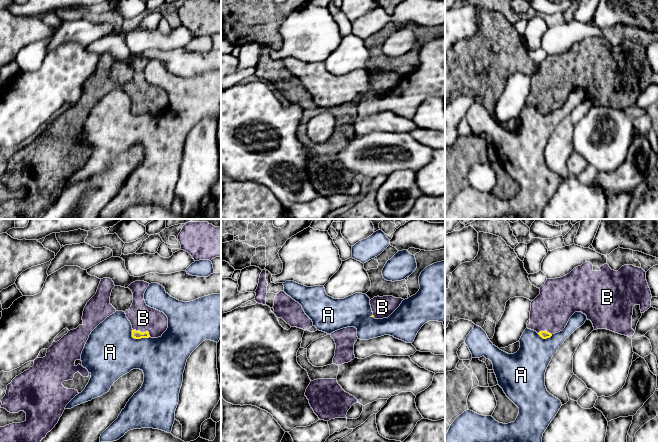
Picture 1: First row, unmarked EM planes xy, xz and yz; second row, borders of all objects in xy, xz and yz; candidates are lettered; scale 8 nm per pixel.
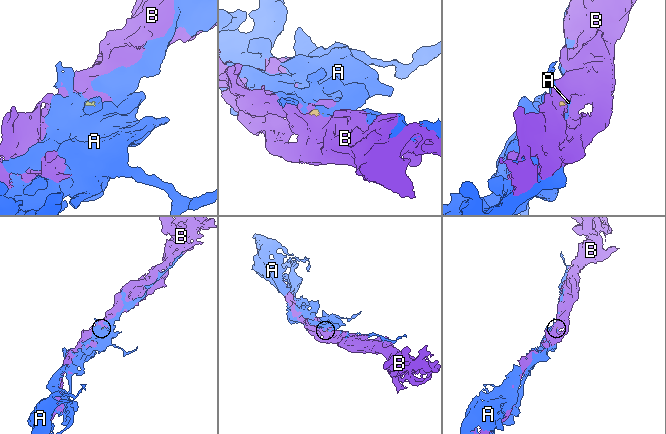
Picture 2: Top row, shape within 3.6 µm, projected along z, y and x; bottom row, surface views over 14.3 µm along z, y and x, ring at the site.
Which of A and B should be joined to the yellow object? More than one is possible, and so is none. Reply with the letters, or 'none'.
B

